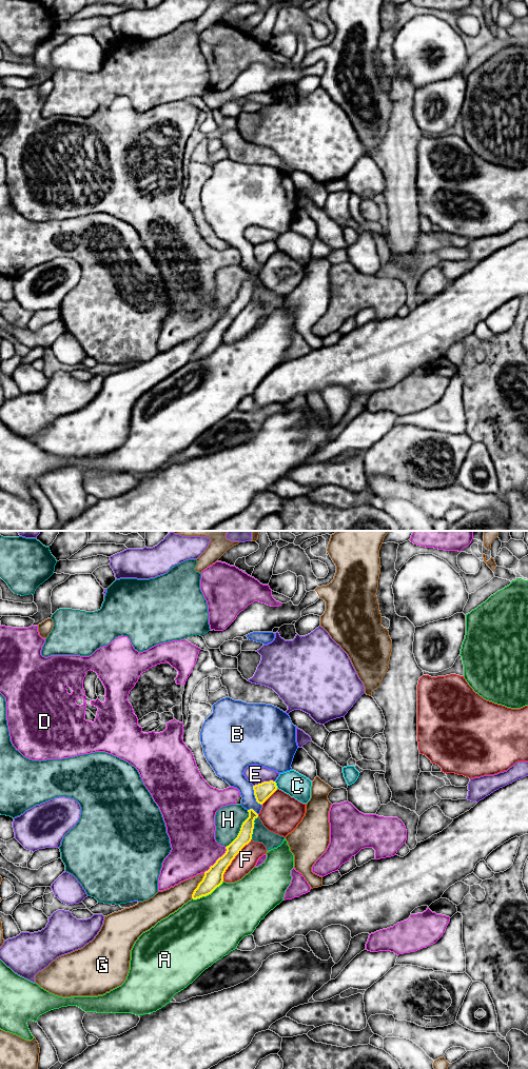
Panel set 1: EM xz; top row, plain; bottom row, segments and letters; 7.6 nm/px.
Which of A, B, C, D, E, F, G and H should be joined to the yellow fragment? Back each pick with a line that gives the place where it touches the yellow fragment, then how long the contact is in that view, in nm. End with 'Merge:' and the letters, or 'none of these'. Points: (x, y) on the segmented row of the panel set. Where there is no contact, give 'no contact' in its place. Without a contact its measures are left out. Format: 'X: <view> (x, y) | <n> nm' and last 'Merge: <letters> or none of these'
Merge: none of these

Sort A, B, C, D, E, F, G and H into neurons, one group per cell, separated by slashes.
A / B / C / D / E / F / G / H

